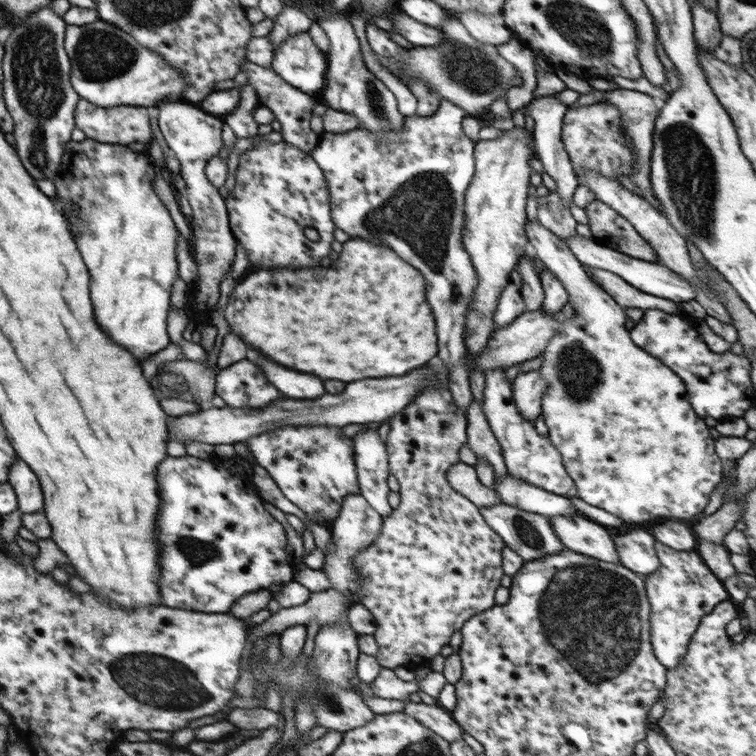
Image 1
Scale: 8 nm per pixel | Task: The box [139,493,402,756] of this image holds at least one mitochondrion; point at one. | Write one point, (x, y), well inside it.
(196, 553)

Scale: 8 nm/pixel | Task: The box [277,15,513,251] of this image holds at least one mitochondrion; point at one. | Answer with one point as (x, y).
(479, 73)

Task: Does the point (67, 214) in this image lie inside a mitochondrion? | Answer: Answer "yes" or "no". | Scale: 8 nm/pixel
no

